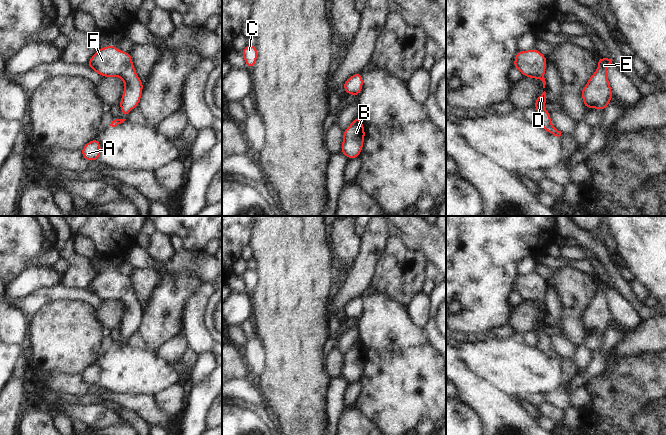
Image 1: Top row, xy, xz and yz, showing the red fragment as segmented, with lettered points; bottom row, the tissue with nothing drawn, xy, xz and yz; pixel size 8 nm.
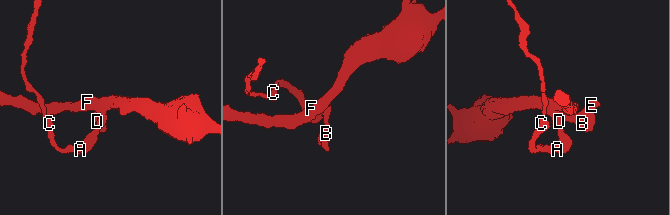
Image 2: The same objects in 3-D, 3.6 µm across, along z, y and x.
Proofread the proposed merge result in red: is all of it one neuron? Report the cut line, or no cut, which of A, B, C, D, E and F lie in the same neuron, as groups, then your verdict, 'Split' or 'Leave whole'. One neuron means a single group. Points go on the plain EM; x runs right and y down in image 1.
No split. Groups: A B C D E F. Leave whole.

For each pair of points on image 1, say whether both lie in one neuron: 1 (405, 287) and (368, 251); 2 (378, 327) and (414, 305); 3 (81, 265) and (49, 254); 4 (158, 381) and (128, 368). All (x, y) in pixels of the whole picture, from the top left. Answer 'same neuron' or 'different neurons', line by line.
1: different neurons
2: different neurons
3: different neurons
4: same neuron

